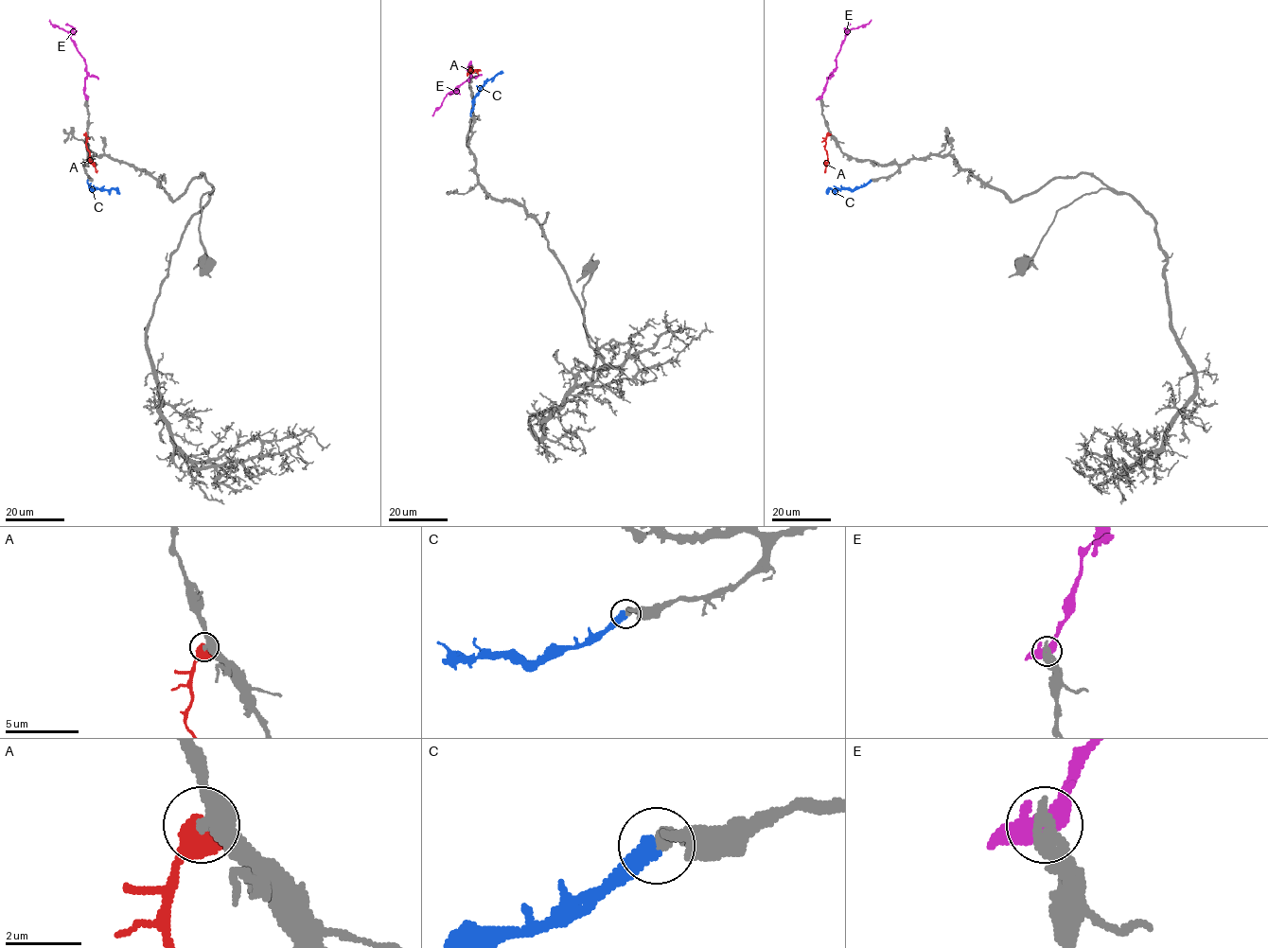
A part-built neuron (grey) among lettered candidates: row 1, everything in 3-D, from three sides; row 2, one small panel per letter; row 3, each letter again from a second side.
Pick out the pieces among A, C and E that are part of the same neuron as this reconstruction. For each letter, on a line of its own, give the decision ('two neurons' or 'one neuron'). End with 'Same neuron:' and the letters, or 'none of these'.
A: two neurons
C: one neuron
E: two neurons
Same neuron: C

